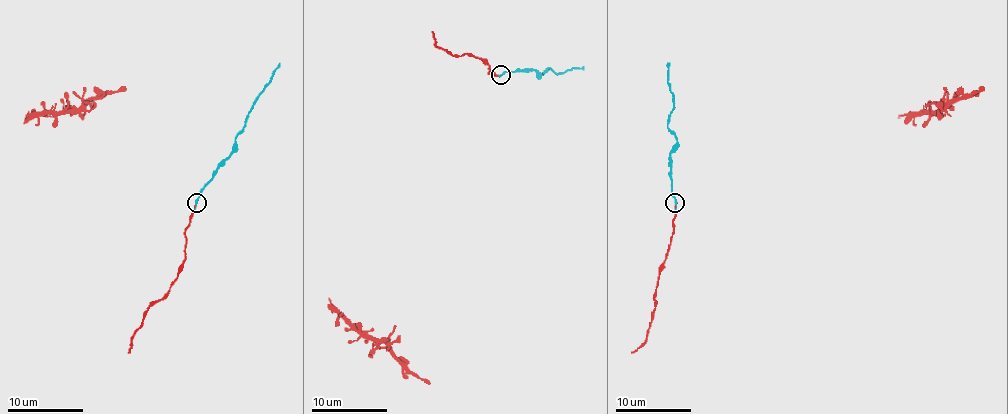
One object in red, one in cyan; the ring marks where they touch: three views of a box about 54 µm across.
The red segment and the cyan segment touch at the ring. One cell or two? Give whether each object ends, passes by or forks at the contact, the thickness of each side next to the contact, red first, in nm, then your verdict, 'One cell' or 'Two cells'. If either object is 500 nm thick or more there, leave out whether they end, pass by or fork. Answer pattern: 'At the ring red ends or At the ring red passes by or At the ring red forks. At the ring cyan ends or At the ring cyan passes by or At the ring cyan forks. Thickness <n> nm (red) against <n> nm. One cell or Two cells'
At the ring red ends. At the ring cyan ends. Thickness 150 nm (red) against 200 nm. One cell

